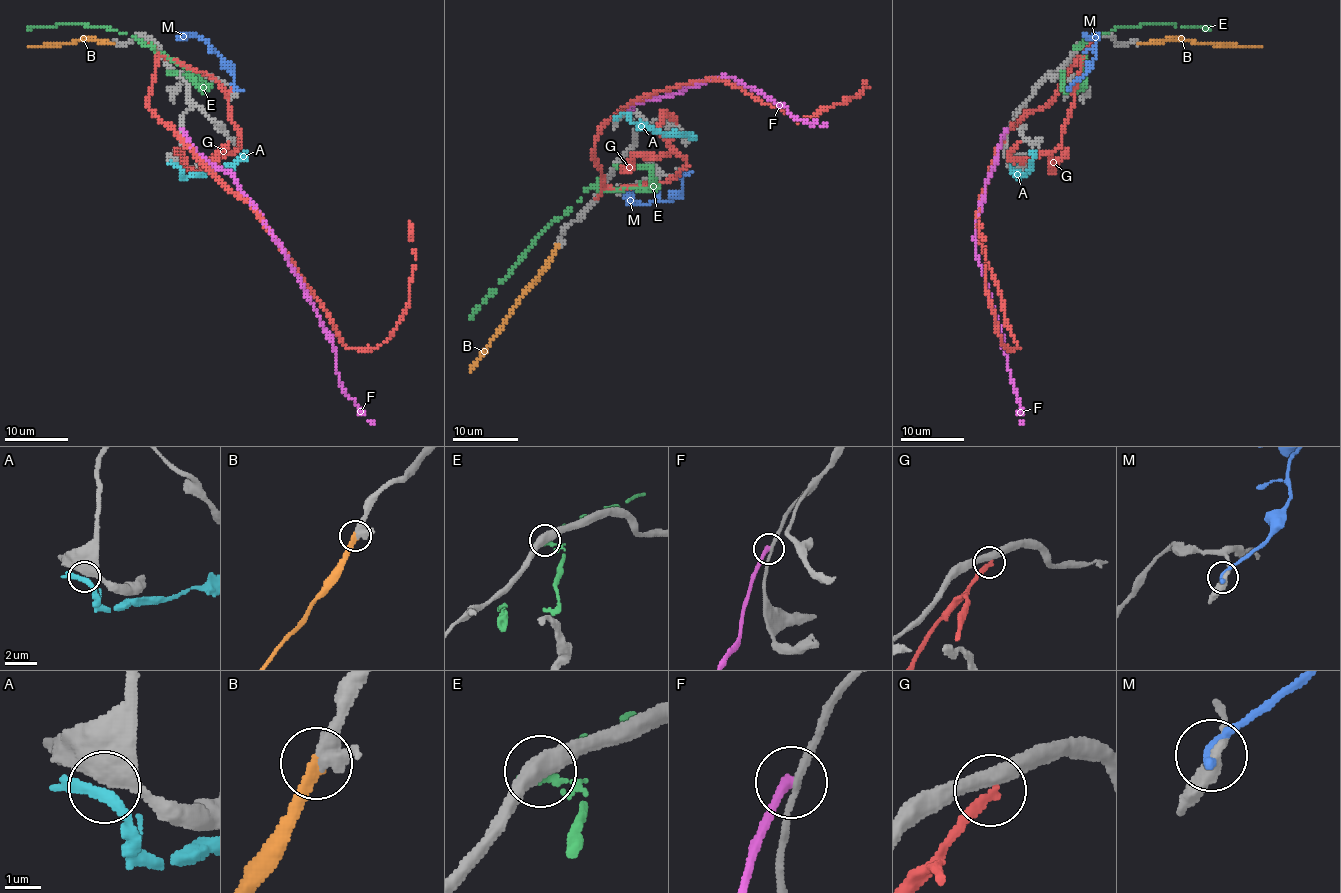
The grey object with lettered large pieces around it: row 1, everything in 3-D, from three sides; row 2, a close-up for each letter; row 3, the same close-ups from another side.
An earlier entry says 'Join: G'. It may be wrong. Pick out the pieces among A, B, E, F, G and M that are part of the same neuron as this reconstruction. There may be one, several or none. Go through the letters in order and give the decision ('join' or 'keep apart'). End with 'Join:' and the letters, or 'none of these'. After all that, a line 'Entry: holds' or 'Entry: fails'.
A: keep apart
B: join
E: keep apart
F: keep apart
G: keep apart
M: keep apart
Join: B
Entry: fails

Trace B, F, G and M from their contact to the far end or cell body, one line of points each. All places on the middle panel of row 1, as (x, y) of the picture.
B: (557, 245), (551, 261), (513, 307), (503, 326), (471, 371)
F: (629, 110), (646, 99), (673, 96), (683, 88), (731, 76), (785, 106), (791, 115), (809, 124), (826, 124)
G: (597, 197), (597, 132), (651, 92), (721, 79), (798, 120), (857, 96), (868, 86), (863, 81)
M: (683, 173), (682, 189), (670, 200), (654, 200), (641, 205), (629, 192), (634, 187)

